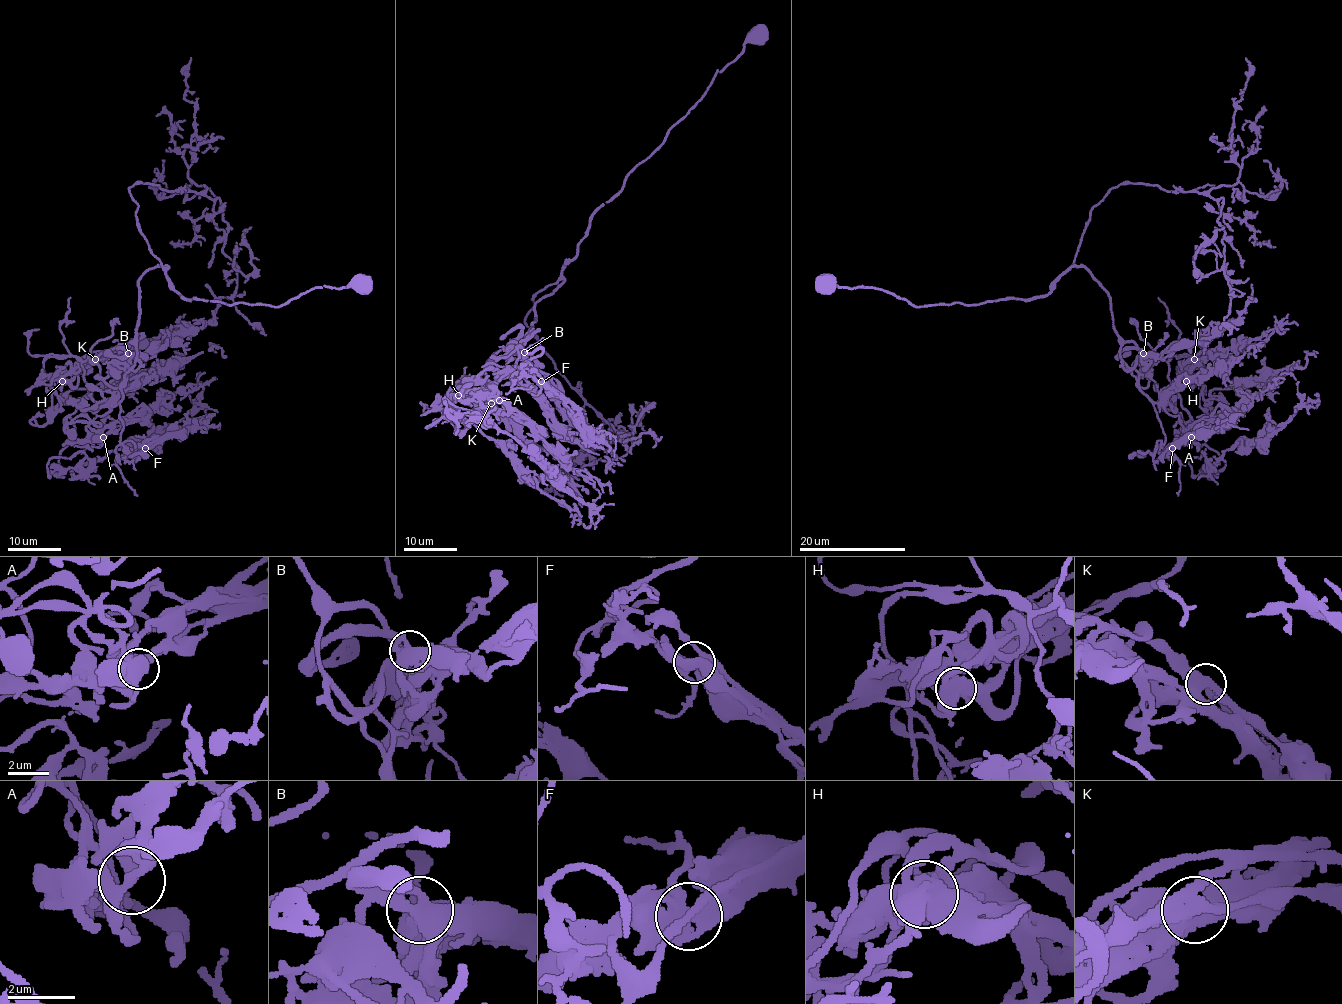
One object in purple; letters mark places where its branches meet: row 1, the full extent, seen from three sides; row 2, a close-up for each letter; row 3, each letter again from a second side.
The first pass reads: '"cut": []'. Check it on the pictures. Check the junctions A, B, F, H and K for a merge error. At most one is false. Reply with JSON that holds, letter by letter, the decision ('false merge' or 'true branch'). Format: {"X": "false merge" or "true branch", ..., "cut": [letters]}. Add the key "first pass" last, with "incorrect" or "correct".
{"A": "true branch", "B": "true branch", "F": "true branch", "H": "true branch", "K": "true branch", "cut": [], "first pass": "correct"}

